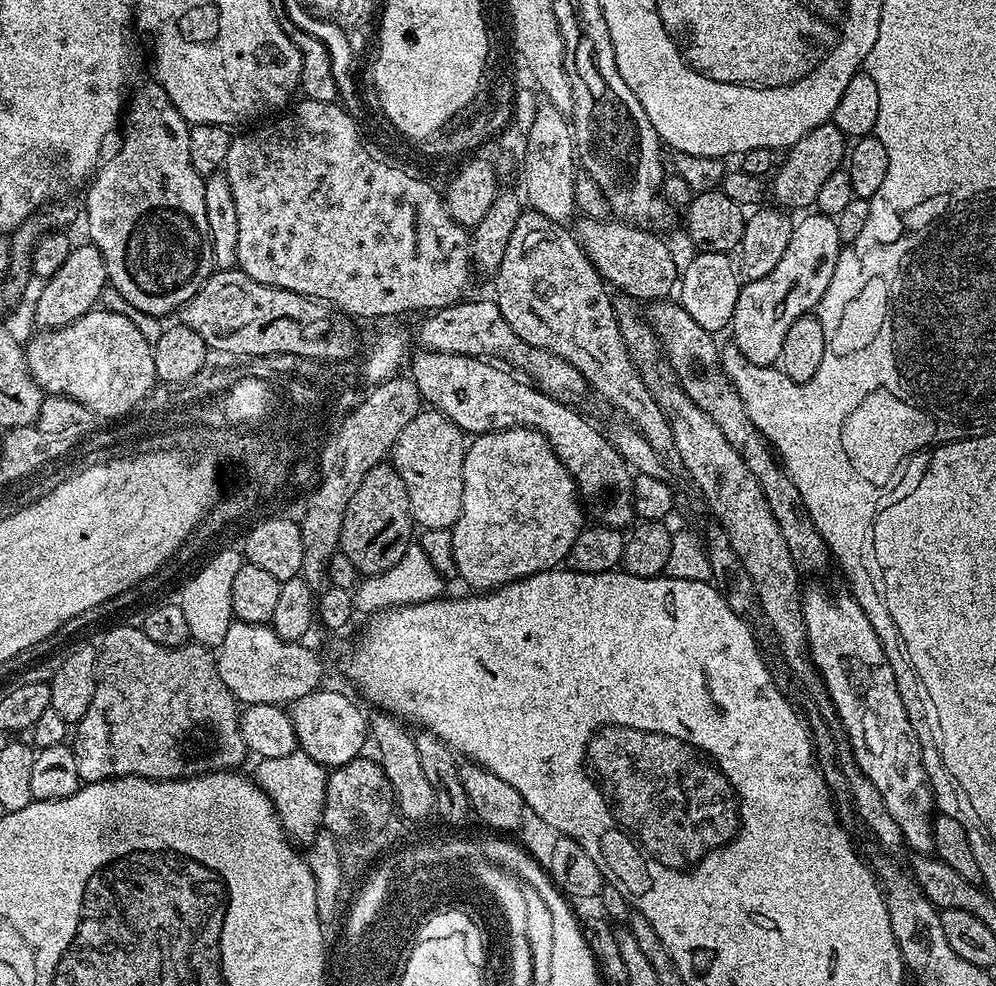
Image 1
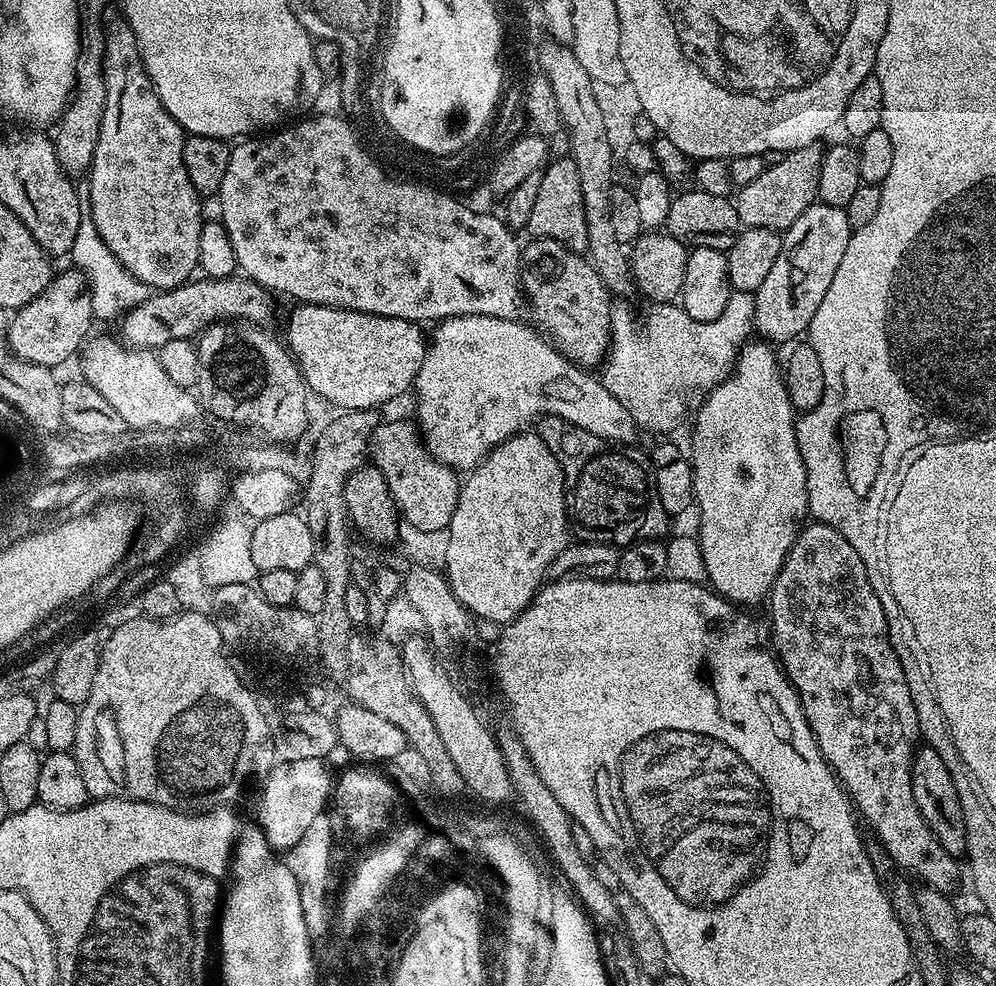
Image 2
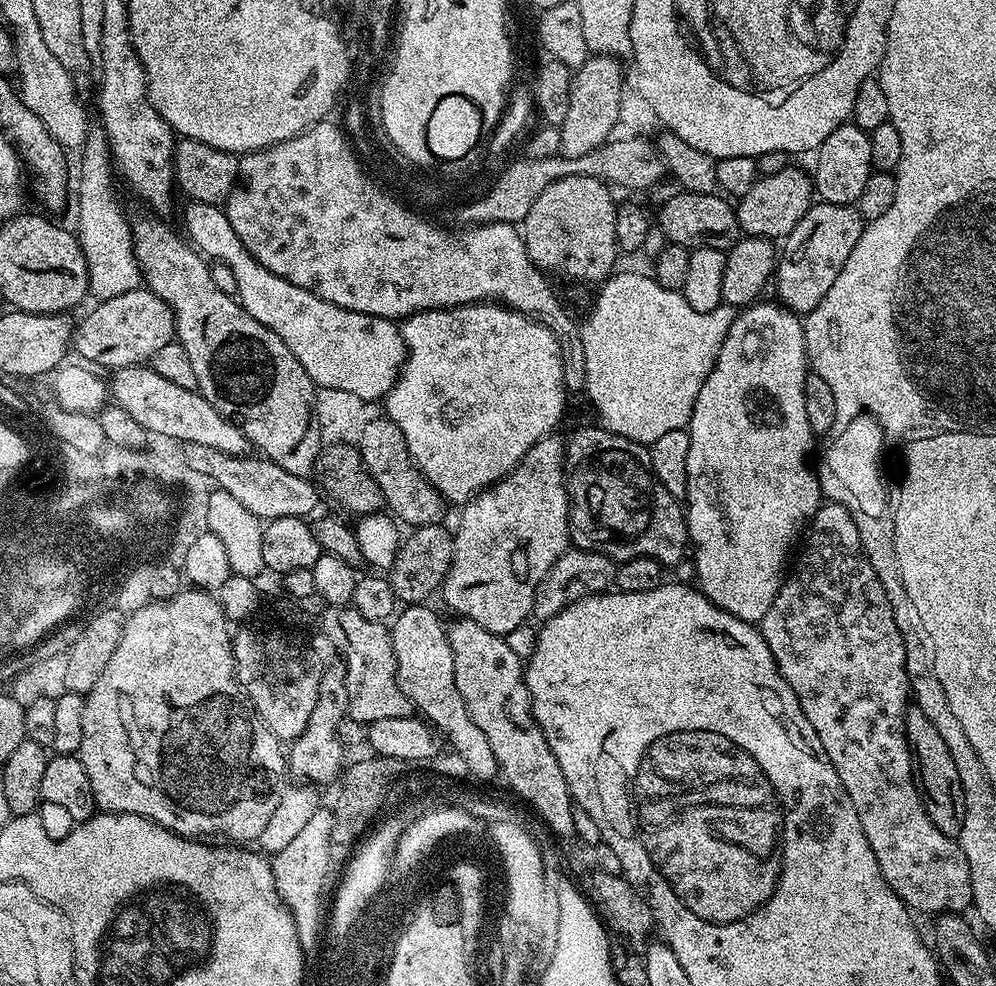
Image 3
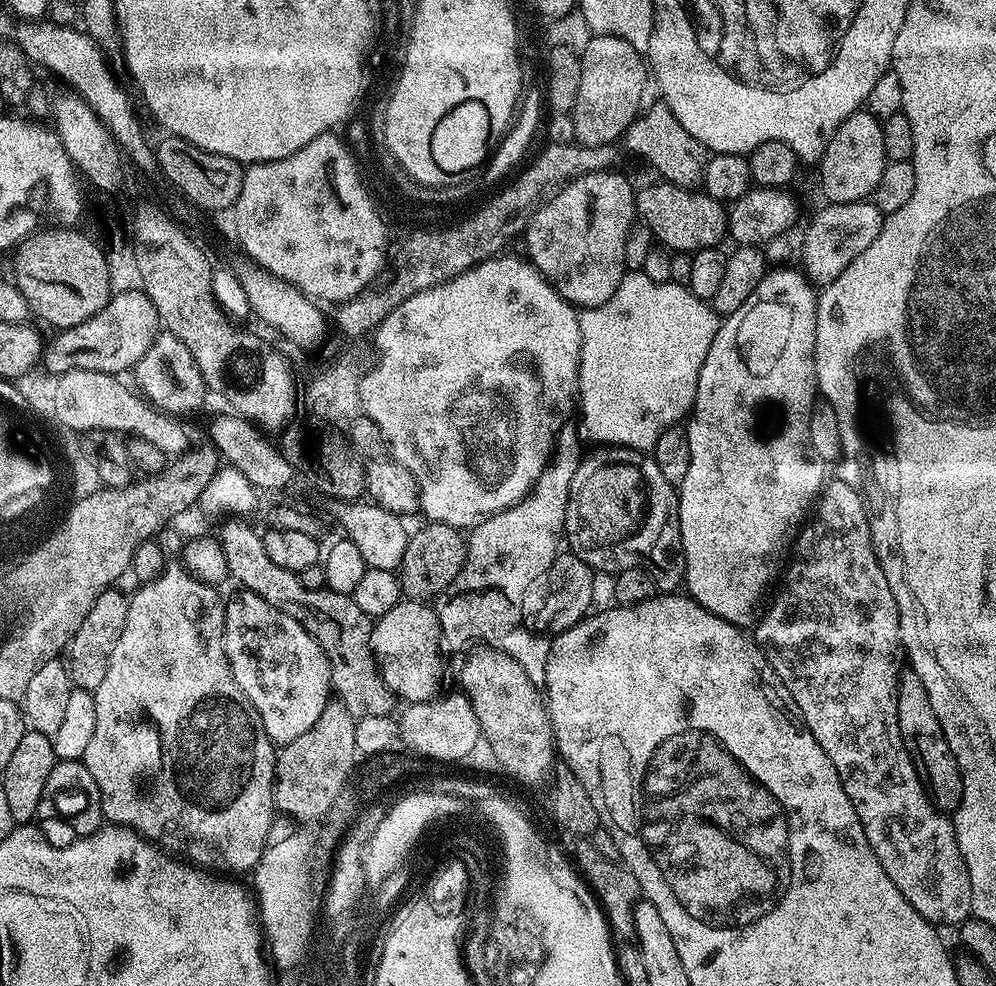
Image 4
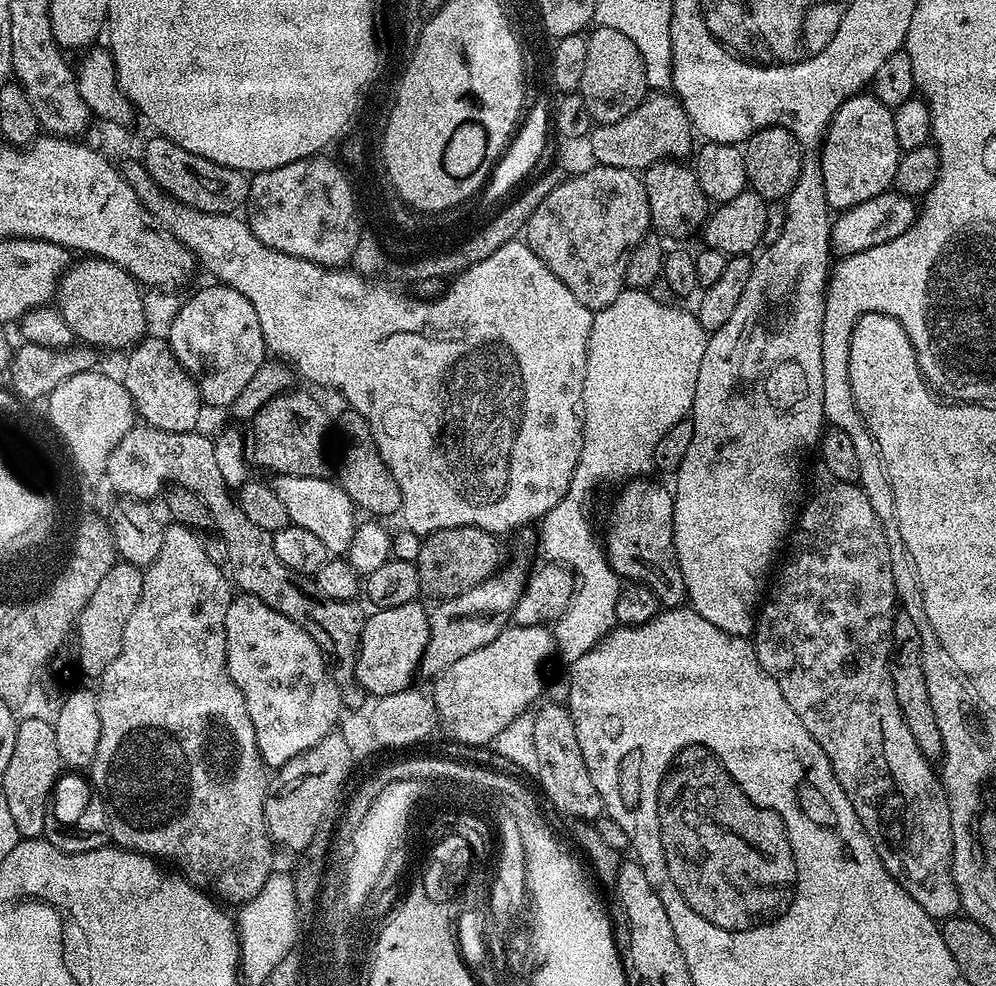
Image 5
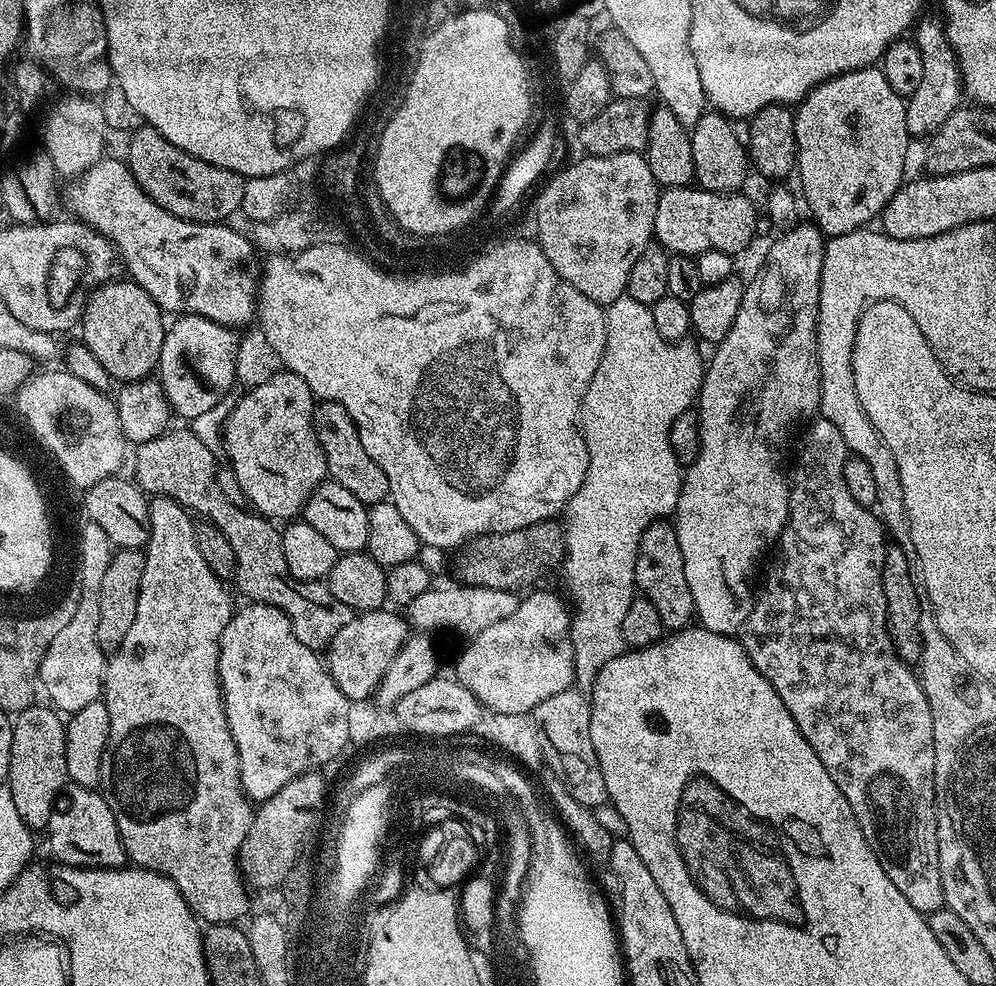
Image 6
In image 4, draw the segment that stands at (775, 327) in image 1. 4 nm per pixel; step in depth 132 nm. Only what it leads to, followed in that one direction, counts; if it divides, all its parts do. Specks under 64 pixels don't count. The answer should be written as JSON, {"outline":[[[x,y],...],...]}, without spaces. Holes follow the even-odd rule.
{"outline":[[[859,200],[853,204],[829,204],[823,205],[824,209],[808,224],[808,230],[804,234],[804,246],[800,250],[804,258],[802,271],[813,285],[823,286],[834,282],[874,238],[884,225],[885,213],[878,210],[878,206],[868,200]]]}

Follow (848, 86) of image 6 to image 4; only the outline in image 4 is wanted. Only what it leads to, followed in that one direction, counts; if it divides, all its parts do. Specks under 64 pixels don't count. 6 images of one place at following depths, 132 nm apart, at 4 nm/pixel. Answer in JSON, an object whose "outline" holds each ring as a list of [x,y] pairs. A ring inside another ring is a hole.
{"outline":[[[861,110],[850,114],[830,138],[818,165],[820,188],[829,204],[853,204],[868,200],[882,178],[882,170],[889,163],[886,146],[882,142],[883,123],[871,112]]]}

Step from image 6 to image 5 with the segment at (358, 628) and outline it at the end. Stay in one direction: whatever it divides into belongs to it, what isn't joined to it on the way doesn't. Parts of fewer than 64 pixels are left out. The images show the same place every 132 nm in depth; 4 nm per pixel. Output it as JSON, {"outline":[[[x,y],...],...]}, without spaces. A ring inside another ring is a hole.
{"outline":[[[411,600],[406,606],[390,606],[377,608],[364,621],[364,629],[360,635],[360,646],[356,650],[356,679],[355,683],[364,689],[372,698],[381,698],[395,692],[406,691],[413,687],[412,679],[417,679],[420,659],[424,656],[426,642],[430,638],[430,612],[423,608],[420,602]]]}

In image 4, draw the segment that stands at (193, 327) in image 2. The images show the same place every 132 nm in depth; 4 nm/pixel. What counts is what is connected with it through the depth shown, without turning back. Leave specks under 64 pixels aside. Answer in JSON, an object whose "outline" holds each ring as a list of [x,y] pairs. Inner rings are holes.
{"outline":[[[142,290],[115,293],[98,314],[86,318],[86,322],[78,322],[78,326],[59,329],[53,335],[56,337],[43,345],[43,371],[57,378],[74,370],[124,374],[120,372],[135,369],[138,358],[154,342],[157,331],[156,311]]]}

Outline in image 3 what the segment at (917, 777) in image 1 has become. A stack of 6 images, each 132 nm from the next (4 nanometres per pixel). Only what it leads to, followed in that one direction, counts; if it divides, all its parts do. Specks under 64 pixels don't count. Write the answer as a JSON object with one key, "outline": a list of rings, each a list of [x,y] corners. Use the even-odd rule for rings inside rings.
{"outline":[[[821,503],[806,529],[802,544],[805,544],[805,548],[799,549],[800,557],[798,557],[798,552],[790,571],[783,577],[770,610],[766,610],[763,620],[758,624],[766,646],[770,646],[770,654],[774,658],[776,669],[782,674],[782,678],[790,686],[790,690],[794,690],[794,694],[802,706],[802,714],[806,714],[806,722],[810,722],[810,726],[814,726],[814,734],[818,734],[818,742],[822,742],[822,750],[826,750],[834,770],[838,770],[838,778],[842,778],[842,786],[846,786],[846,794],[850,794],[850,802],[854,802],[854,810],[858,810],[858,822],[862,822],[866,842],[870,842],[870,850],[874,850],[874,858],[878,858],[878,866],[882,870],[886,882],[900,895],[900,901],[916,914],[919,912],[932,912],[931,914],[967,913],[967,908],[971,909],[973,902],[970,866],[966,862],[966,854],[960,848],[959,839],[942,834],[942,830],[938,830],[938,826],[934,826],[934,822],[930,822],[930,814],[926,814],[926,806],[922,806],[922,798],[916,788],[916,778],[912,771],[912,751],[908,749],[908,739],[904,729],[904,716],[910,707],[908,671],[904,665],[906,662],[905,636],[898,630],[898,622],[894,618],[890,602],[886,602],[886,590],[882,590],[882,582],[878,582],[878,574],[874,574],[874,566],[870,566],[870,562],[864,557],[864,547],[851,512],[842,504]]]}

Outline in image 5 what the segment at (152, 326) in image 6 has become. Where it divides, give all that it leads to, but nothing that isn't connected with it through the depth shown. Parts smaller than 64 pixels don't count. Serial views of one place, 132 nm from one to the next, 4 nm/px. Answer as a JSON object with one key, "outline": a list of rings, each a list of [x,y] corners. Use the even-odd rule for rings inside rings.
{"outline":[[[98,256],[77,260],[80,261],[77,264],[75,261],[60,277],[60,286],[54,297],[58,311],[62,318],[66,318],[66,326],[70,326],[73,337],[97,349],[128,350],[139,344],[147,333],[141,285],[126,270],[122,270],[122,266],[109,260],[101,260]]]}

